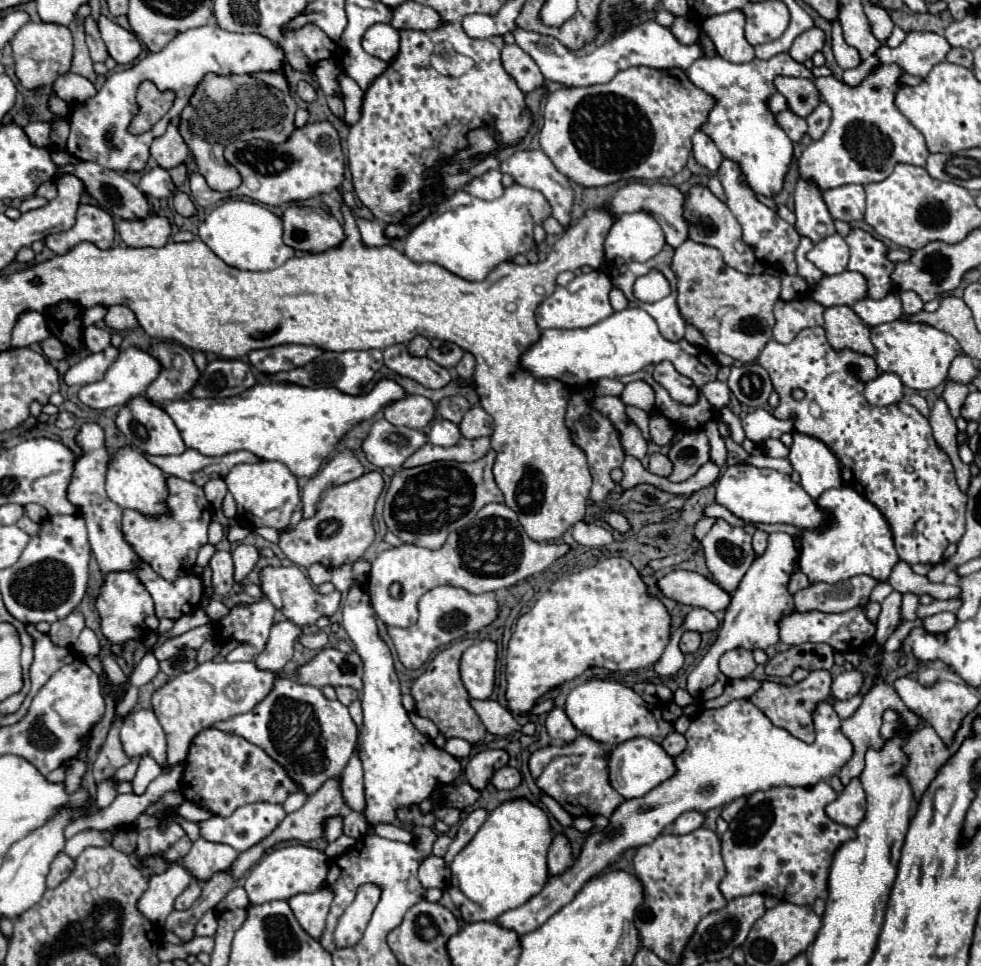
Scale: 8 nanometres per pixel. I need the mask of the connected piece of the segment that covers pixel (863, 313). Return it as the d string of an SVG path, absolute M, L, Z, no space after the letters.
M890 291L884 299L862 299L858 301L858 305L854 307L856 315L870 327L876 327L880 323L888 323L888 321L896 321L902 315L902 305L900 305L900 297L898 293Z

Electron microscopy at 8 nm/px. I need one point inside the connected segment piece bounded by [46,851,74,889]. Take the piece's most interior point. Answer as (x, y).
(61, 866)

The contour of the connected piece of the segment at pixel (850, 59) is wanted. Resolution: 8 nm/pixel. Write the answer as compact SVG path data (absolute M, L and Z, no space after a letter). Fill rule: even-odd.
M836 21L832 23L832 51L834 51L836 63L838 63L842 69L850 69L850 67L856 67L856 65L860 63L858 51L844 41L842 29L840 29L840 25L838 25Z

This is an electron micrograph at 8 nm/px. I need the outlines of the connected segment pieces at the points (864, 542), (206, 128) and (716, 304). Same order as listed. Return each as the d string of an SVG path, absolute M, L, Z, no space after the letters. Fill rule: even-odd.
M850 487L824 491L818 497L818 505L834 513L834 523L818 531L802 533L800 569L808 575L810 583L838 583L862 573L878 581L886 581L900 559L884 515L866 497Z
M256 73L256 75L206 75L196 87L190 103L180 115L180 135L190 147L198 173L214 191L234 191L242 177L236 167L224 159L224 145L232 135L242 141L262 139L272 145L286 143L294 131L296 101L290 95L284 73ZM236 129L236 131L232 131Z
M690 239L676 249L672 269L678 275L677 303L680 313L686 323L702 331L710 353L724 353L740 363L756 361L762 347L772 339L772 327L776 323L772 309L780 297L780 277L768 273L744 275L728 267L718 249ZM718 309L728 309L728 313L716 319Z

